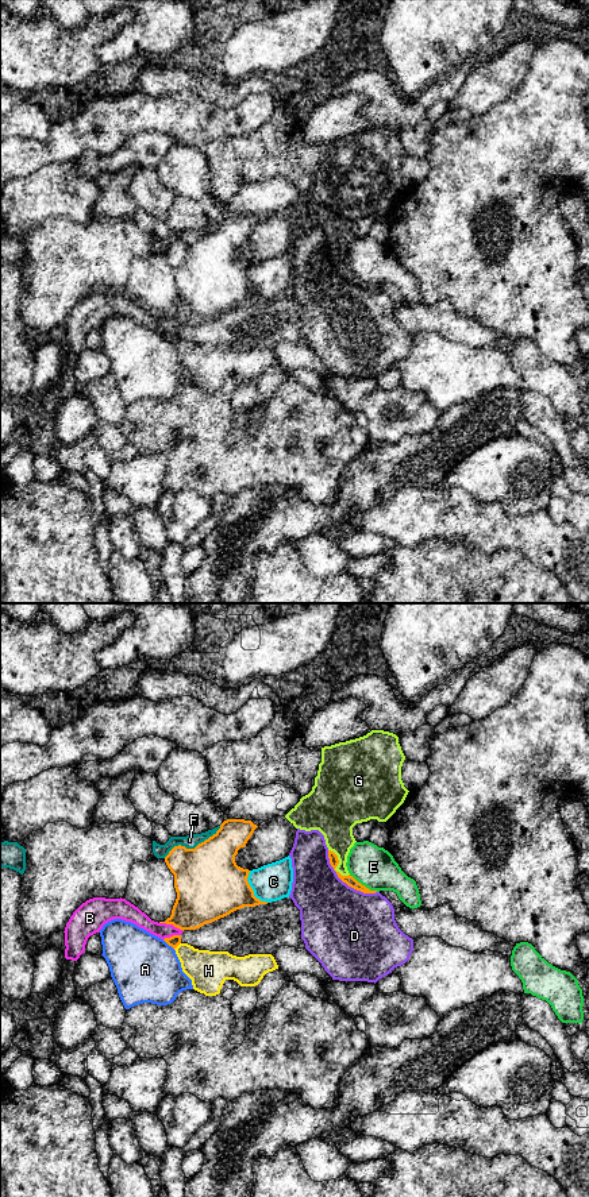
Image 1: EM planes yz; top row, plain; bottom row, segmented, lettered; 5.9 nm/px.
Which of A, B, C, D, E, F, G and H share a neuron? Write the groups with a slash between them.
A / B / C / D / E / F / G / H

